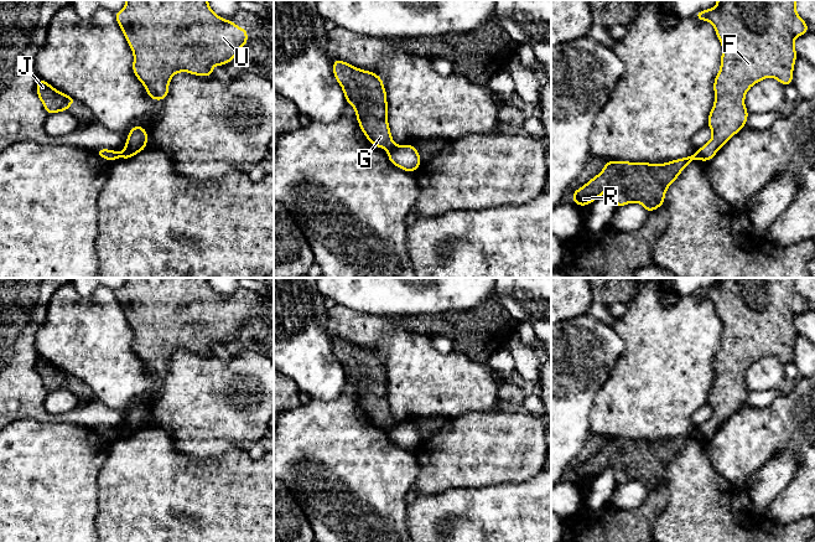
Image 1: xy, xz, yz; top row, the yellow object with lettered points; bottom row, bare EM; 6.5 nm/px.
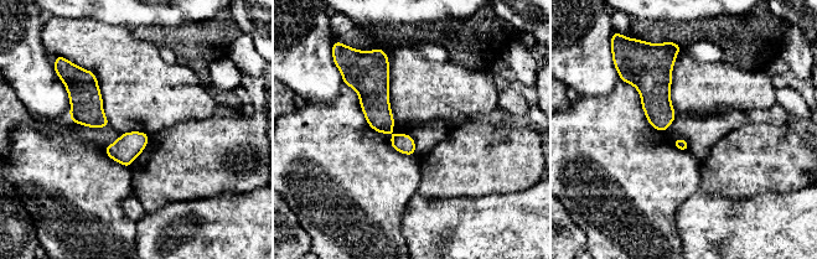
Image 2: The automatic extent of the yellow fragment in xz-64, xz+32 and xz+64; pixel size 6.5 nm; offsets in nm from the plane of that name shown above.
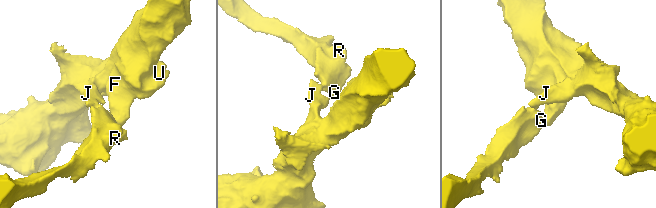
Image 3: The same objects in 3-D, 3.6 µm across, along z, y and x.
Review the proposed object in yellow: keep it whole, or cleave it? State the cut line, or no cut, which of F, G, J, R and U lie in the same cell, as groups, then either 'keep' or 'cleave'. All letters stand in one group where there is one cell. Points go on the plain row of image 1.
cut xz (394, 423), (388, 428); groups F U / G J R; cleave

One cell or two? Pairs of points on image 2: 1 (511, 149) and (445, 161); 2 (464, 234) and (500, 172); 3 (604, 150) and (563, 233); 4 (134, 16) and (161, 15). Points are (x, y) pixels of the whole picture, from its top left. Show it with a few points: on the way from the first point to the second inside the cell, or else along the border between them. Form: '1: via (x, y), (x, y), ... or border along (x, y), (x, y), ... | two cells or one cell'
1: via (495, 159), (461, 161) | one cell
2: border along (516, 191), (459, 197) | two cells
3: border along (563, 206), (572, 221), (584, 233), (584, 243) | two cells
4: via (140, 15), (155, 15) | one cell

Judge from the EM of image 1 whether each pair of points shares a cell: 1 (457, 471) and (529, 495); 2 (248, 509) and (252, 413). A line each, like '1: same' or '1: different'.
1: different
2: different

